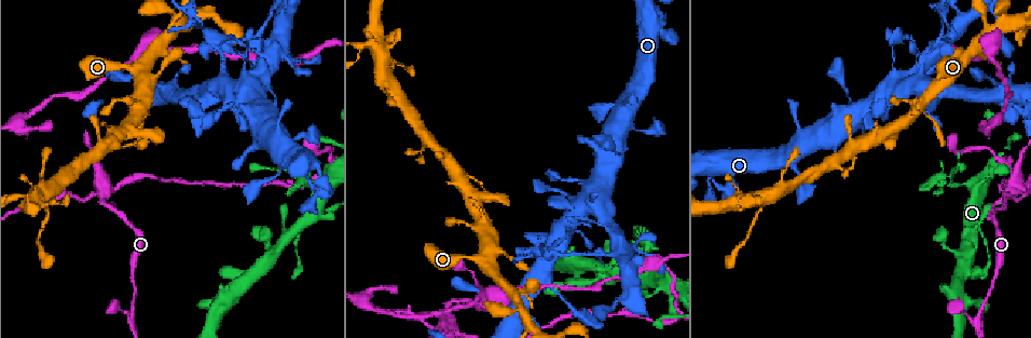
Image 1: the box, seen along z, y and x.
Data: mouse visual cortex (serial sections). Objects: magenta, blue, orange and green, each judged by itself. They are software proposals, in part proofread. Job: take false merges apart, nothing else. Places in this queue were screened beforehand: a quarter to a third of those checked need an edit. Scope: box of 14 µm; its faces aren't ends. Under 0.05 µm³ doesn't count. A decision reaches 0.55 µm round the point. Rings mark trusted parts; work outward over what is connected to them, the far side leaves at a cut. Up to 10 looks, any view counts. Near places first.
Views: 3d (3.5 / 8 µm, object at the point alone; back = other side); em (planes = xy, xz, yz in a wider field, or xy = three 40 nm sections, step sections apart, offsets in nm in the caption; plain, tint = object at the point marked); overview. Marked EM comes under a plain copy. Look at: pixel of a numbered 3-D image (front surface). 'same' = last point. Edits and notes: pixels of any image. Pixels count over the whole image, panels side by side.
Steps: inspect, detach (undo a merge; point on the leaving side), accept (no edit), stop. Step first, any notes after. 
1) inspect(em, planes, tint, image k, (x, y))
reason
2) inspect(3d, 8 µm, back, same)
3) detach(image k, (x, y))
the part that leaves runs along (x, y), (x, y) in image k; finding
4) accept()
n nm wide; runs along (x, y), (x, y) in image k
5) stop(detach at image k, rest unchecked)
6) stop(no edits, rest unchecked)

inspect(3d, 3.5 µm, back, image 1, (451, 324))

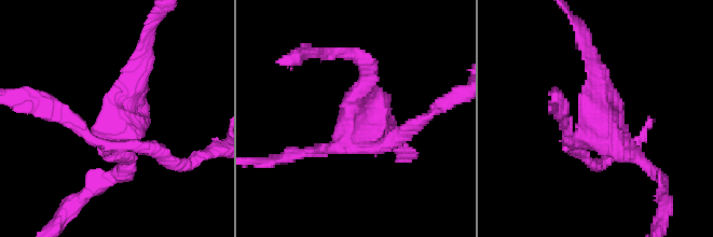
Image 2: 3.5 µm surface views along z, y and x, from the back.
inspect(em, xy, step 1, tint, image 2, (109, 135))

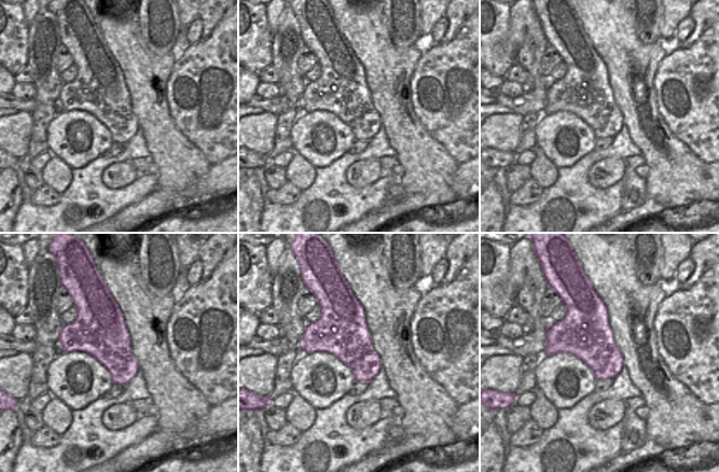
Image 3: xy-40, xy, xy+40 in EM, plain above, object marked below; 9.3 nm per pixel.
detach(image 2, (66, 109))
the part that leaves runs along (98, 140), (39, 100), (22, 100) in image 2; a second cell is stuck on

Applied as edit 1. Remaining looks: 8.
inspect(overview)
see it whole again

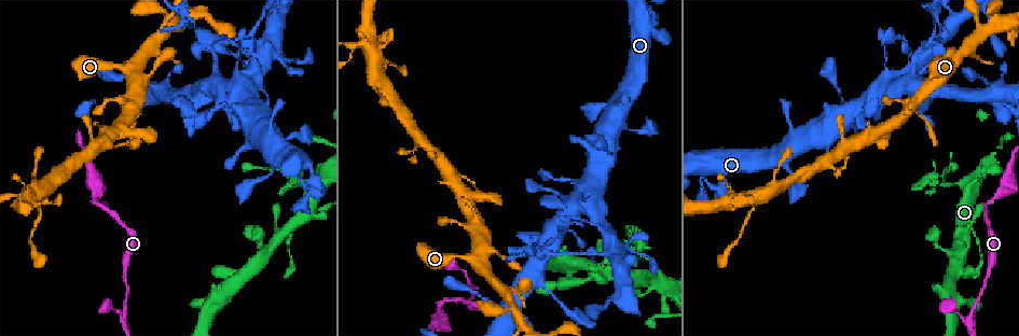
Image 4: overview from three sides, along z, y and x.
inspect(3d, 3.5 µm, back, image 4, (122, 317))
three arms meet

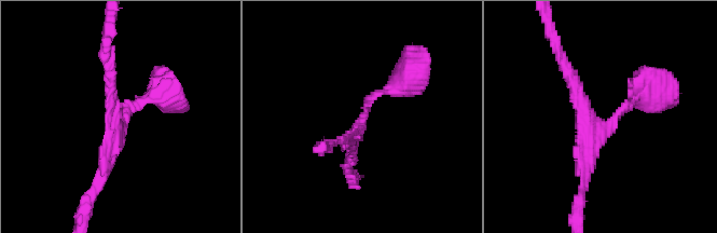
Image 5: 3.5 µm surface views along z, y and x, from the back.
inspect(em, xy, step 5, tint, image 5, (589, 119))
3 arms; arms of 100, 200, 200 nm

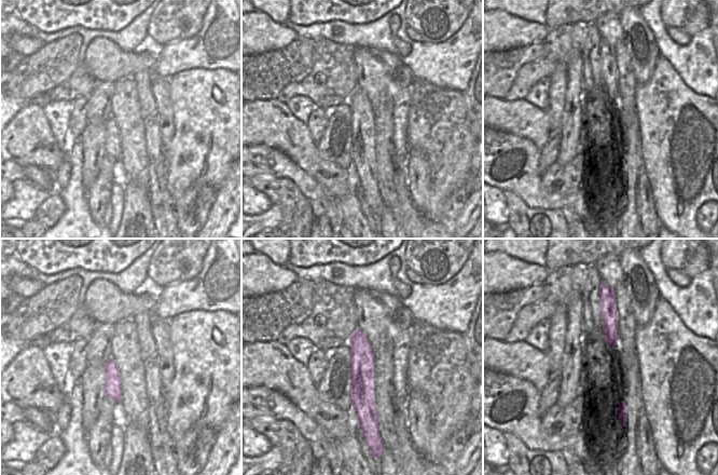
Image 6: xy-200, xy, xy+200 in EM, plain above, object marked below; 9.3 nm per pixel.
inspect(em, planes, tint, same)

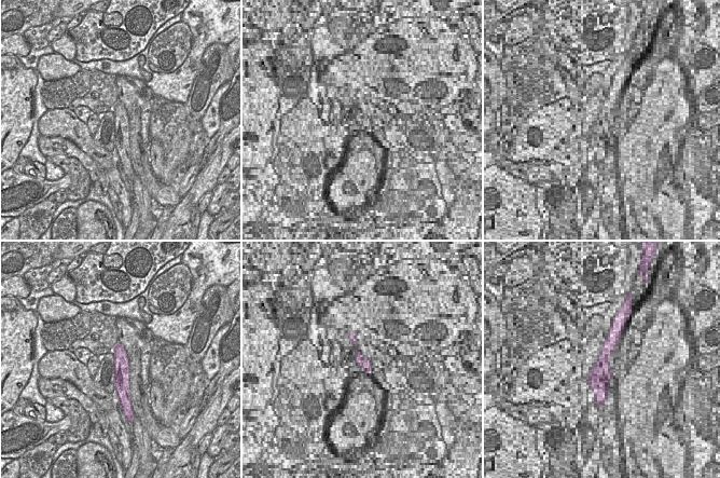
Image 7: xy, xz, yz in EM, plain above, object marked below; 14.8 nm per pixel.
accept()
one cell here

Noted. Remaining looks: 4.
inspect(3d, 3.5 µm, image 4, (640, 248))
sharp bend

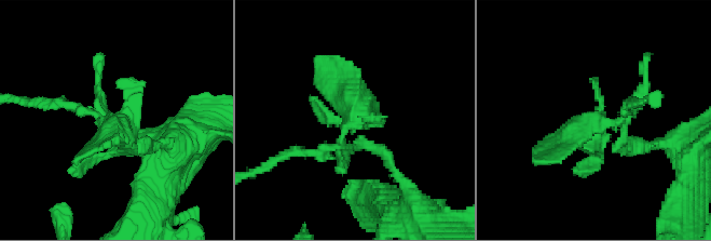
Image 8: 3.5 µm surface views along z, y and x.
inspect(em, xy, step 2, tint, image 8, (597, 121))

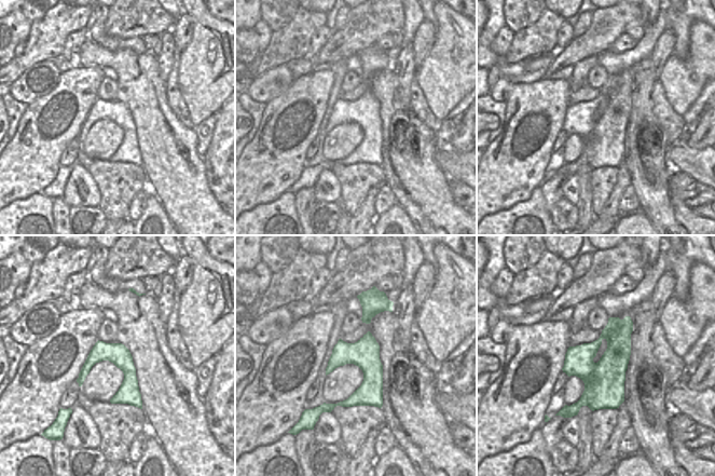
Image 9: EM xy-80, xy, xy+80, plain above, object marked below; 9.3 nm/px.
detach(image 8, (127, 115))
the part that leaves runs along (351, 147), (341, 136), (364, 103), (335, 90) in image 8; a second cell is stuck on

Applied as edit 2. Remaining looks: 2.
stop(detach at image 2, detach at image 8, rest unchecked)

